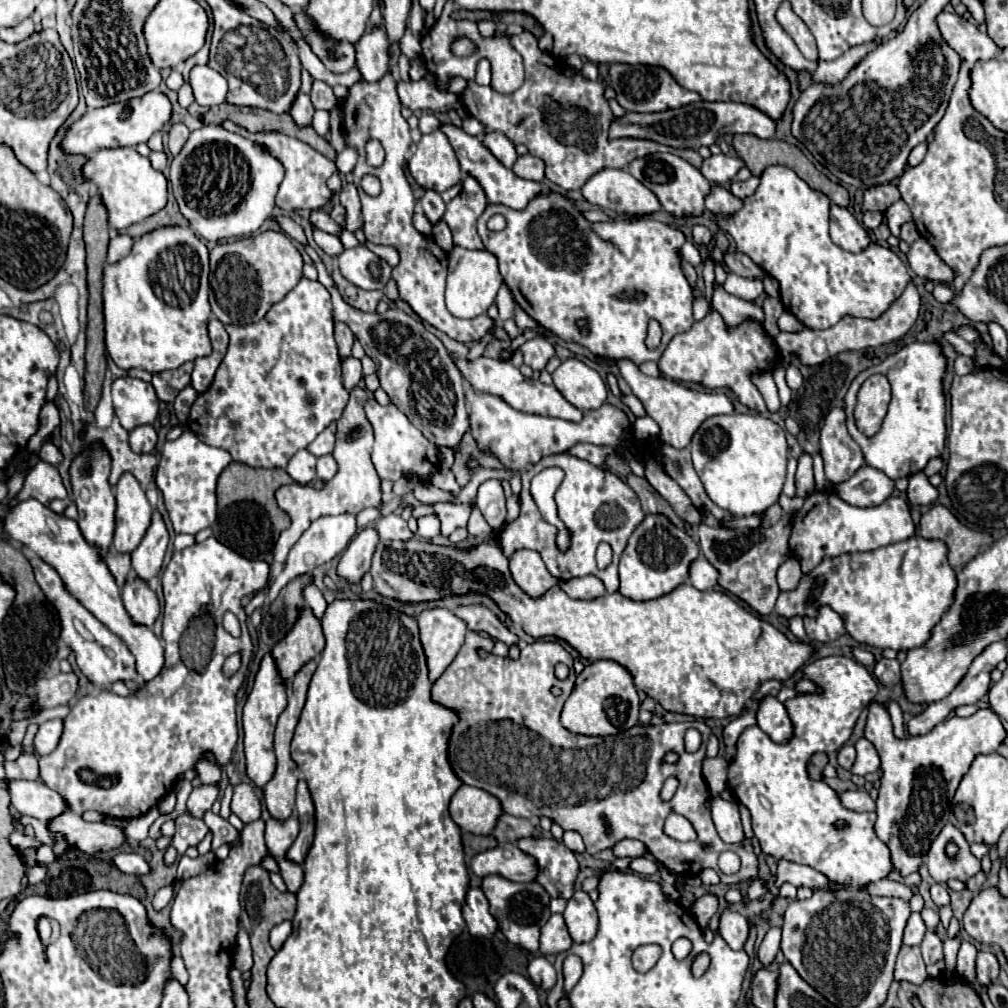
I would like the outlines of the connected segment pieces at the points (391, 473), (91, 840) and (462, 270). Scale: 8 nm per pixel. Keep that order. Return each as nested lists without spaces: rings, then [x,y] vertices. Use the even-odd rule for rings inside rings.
[[[372,398],[365,403],[364,410],[375,430],[375,446],[373,446],[371,460],[379,472],[379,476],[383,480],[395,482],[401,478],[401,474],[409,472],[421,480],[429,480],[429,476],[433,474],[433,468],[437,468],[437,464],[439,464],[435,446],[415,426],[411,426],[411,422],[405,416],[401,416],[401,412],[393,403],[381,406]]]
[[[71,810],[51,820],[49,830],[65,834],[69,844],[83,850],[85,854],[115,850],[127,840],[125,832],[119,826],[105,822],[85,822],[79,814],[73,814]]]
[[[453,246],[449,252],[449,274],[447,274],[447,292],[445,302],[447,310],[457,318],[475,318],[485,314],[487,308],[495,302],[497,290],[503,284],[503,276],[499,274],[495,254],[487,250],[465,250]]]

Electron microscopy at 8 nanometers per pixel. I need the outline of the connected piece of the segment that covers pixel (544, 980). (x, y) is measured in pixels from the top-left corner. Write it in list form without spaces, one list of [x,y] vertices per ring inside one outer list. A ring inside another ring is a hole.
[[[537,956],[528,963],[528,976],[531,982],[543,990],[551,990],[555,986],[557,974],[553,964],[545,956]]]

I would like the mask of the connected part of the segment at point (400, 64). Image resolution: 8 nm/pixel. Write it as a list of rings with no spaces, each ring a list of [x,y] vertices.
[[[397,45],[393,46],[392,49],[396,58],[391,62],[392,67],[396,68],[398,78],[405,80],[405,82],[409,82],[409,74],[407,74],[407,72],[409,72],[409,60],[405,57]]]

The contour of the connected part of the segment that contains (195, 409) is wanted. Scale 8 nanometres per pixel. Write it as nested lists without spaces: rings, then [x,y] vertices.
[[[301,278],[301,282],[281,302],[271,306],[271,310],[265,314],[265,318],[261,322],[255,322],[255,324],[249,324],[249,326],[231,326],[229,324],[227,334],[229,334],[227,354],[225,354],[221,366],[217,368],[213,384],[205,392],[201,392],[197,396],[197,400],[193,402],[191,414],[189,414],[189,430],[195,432],[195,436],[201,442],[227,450],[233,456],[235,462],[243,462],[243,464],[253,466],[253,468],[285,468],[289,458],[297,450],[307,448],[317,438],[319,432],[323,432],[333,420],[339,420],[339,416],[341,416],[341,412],[343,412],[343,408],[349,400],[349,392],[341,384],[341,358],[339,358],[337,344],[335,344],[335,338],[333,338],[333,314],[331,314],[329,292],[321,282],[311,282],[307,278]]]

